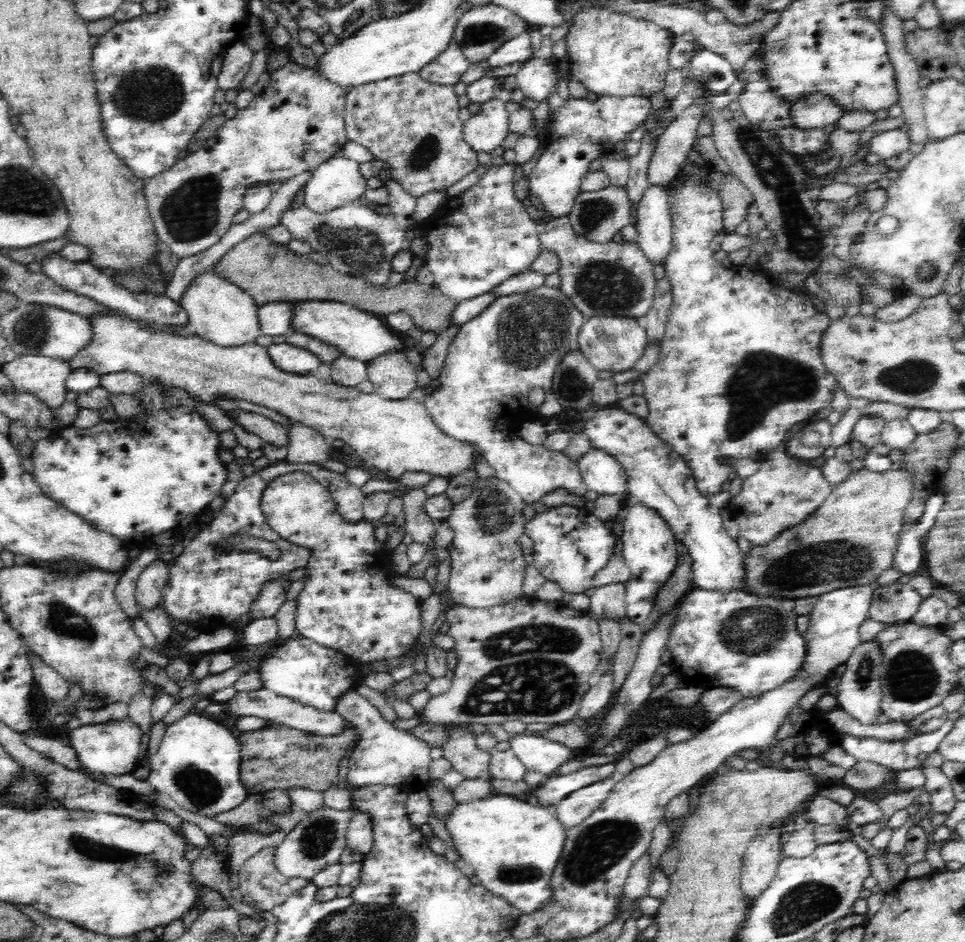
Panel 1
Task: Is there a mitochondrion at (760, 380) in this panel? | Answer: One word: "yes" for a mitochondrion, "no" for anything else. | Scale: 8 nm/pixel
yes

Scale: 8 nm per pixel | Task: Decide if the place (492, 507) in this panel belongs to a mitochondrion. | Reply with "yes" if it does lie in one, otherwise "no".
yes

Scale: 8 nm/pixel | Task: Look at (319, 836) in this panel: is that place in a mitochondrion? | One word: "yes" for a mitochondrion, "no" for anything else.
yes

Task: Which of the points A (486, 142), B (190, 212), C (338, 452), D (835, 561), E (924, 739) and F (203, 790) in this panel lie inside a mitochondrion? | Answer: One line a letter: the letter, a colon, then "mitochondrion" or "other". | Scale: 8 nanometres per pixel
A: other
B: mitochondrion
C: other
D: mitochondrion
E: other
F: mitochondrion

